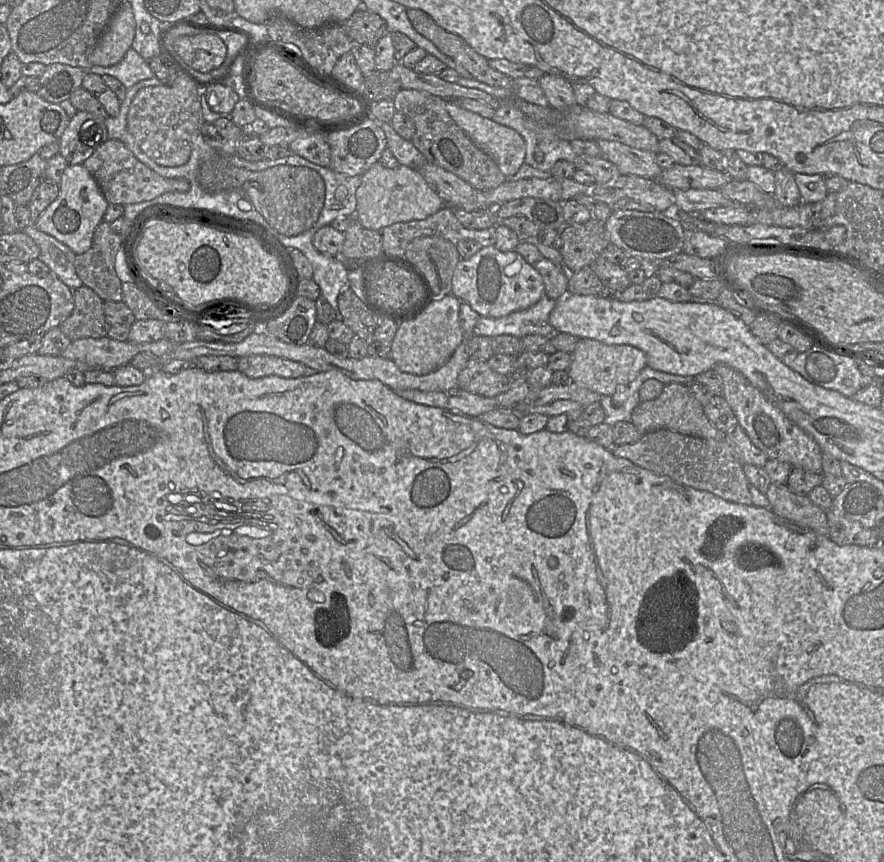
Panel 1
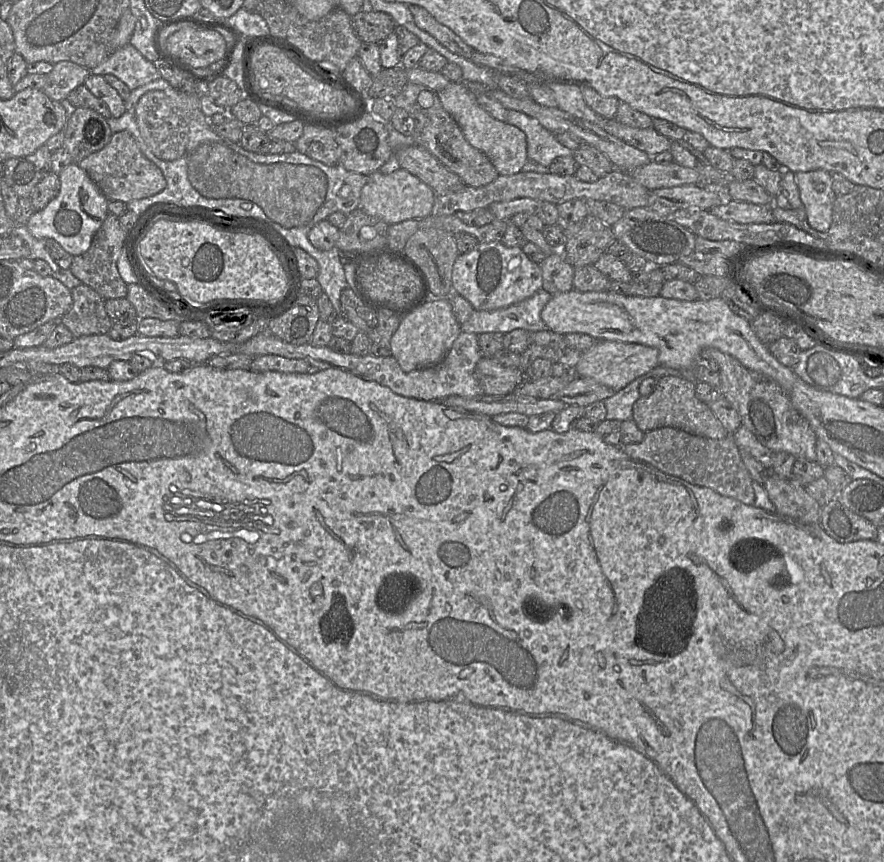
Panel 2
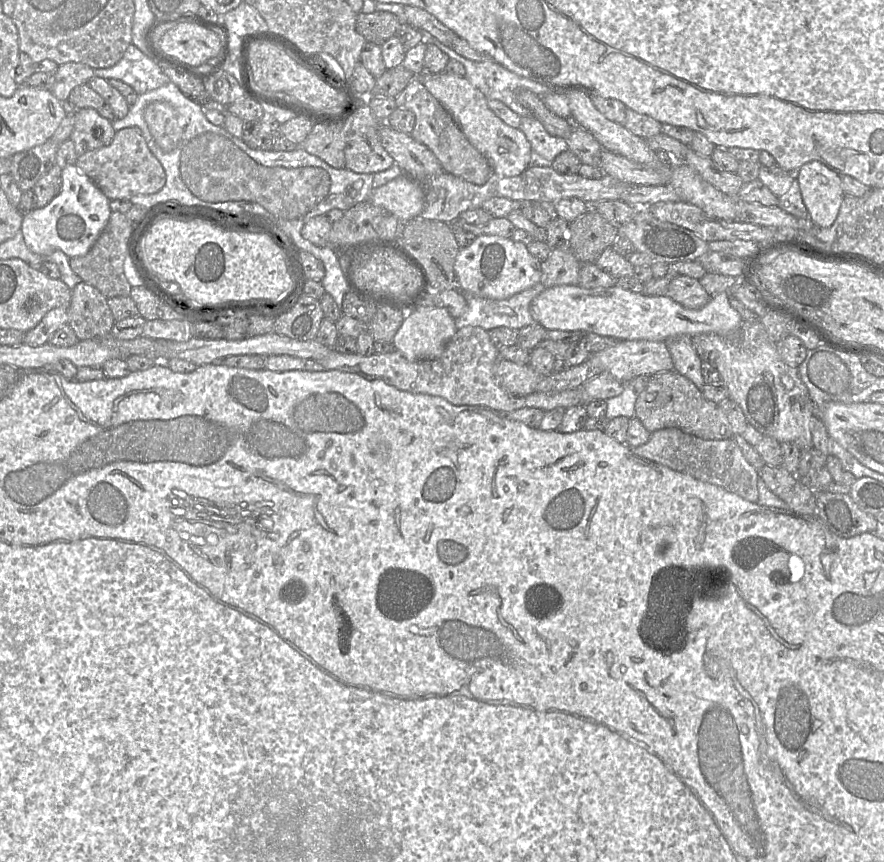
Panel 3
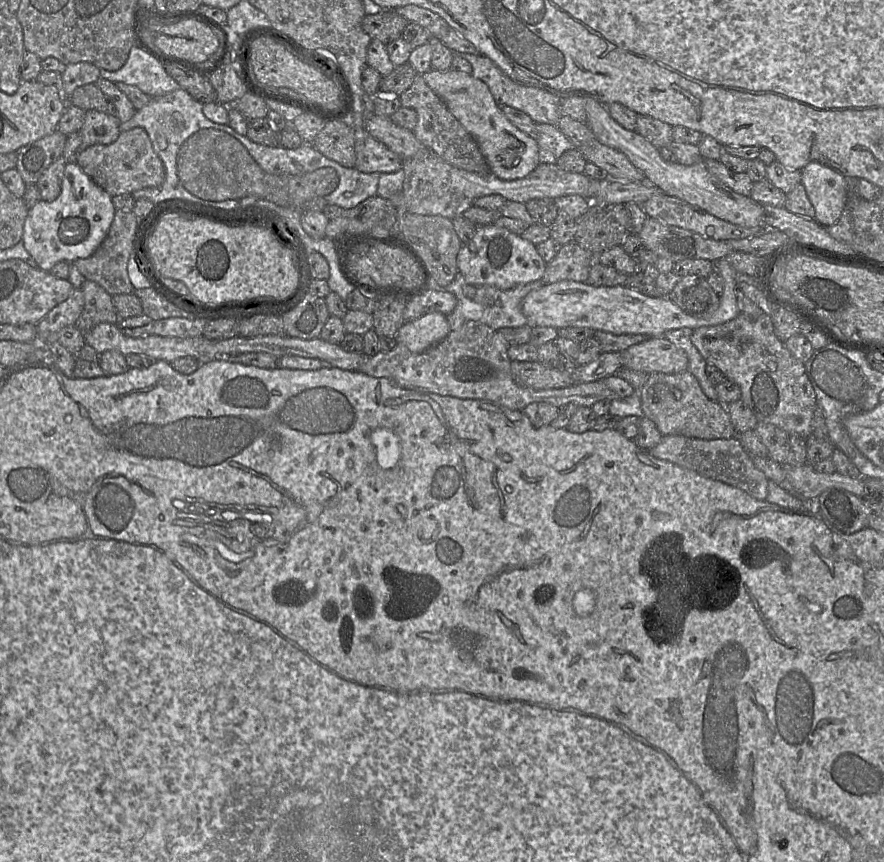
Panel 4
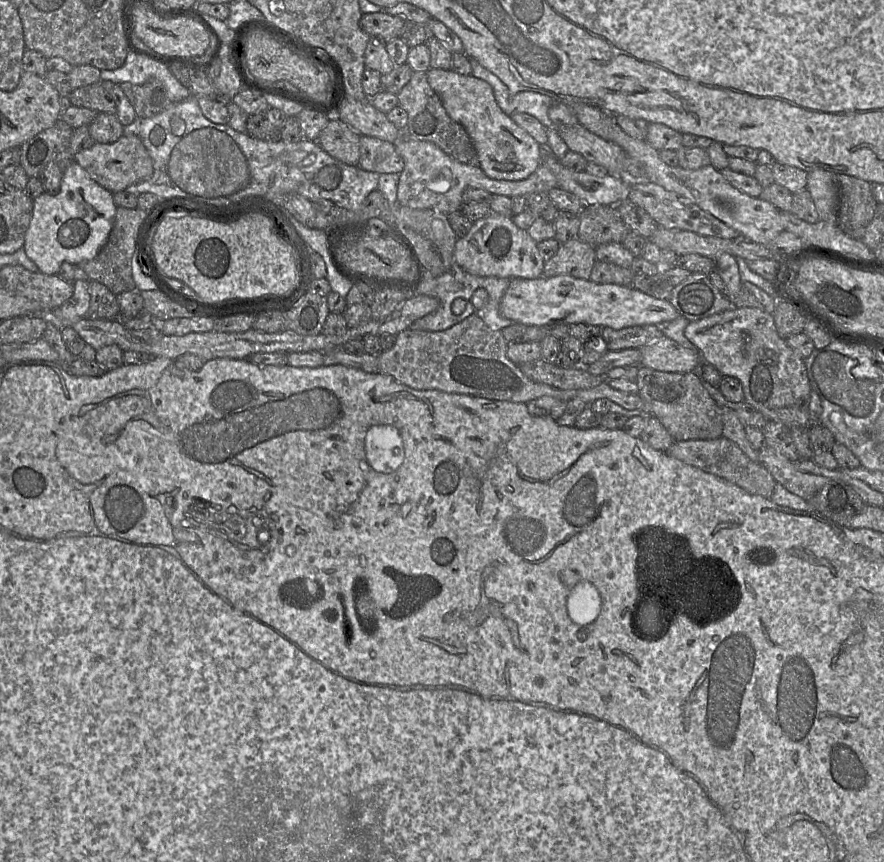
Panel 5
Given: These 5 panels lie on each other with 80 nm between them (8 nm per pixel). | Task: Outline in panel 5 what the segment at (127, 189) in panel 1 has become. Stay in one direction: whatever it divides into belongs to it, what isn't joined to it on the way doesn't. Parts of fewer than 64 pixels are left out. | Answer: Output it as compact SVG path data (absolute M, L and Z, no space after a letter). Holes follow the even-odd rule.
M122 135L113 143L95 143L74 155L76 161L90 177L105 189L114 192L126 190L134 183L147 180L153 174L153 162L138 136Z

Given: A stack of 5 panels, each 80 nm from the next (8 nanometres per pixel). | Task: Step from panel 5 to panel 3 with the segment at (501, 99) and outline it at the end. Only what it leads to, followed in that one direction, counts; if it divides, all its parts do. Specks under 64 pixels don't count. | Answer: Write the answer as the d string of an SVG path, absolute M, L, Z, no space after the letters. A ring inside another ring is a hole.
M420 30L422 34L424 35L424 41L428 43L434 43L440 50L442 50L445 54L448 55L450 59L456 60L463 64L465 67L465 78L477 89L479 89L485 97L492 100L498 100L502 103L504 103L506 106L508 106L512 111L517 113L520 117L530 117L531 112L523 107L517 100L517 93L521 89L527 89L534 94L538 95L539 97L544 96L545 94L549 93L551 89L549 89L547 86L542 85L538 82L535 82L533 80L530 80L528 78L519 76L508 69L506 69L504 66L498 64L497 62L493 60L488 60L484 62L477 62L472 61L468 58L465 58L458 54L456 51L452 49L452 47L448 47L441 43L439 40L431 36L427 31Z

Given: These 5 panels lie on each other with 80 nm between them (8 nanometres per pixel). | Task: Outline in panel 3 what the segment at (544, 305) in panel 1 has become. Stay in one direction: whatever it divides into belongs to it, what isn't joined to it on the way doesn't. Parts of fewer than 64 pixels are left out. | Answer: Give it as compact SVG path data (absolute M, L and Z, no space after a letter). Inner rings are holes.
M540 282L505 300L485 300L465 294L467 310L455 319L457 329L478 326L486 331L498 327L520 330L538 324L530 312L530 304L546 287Z

